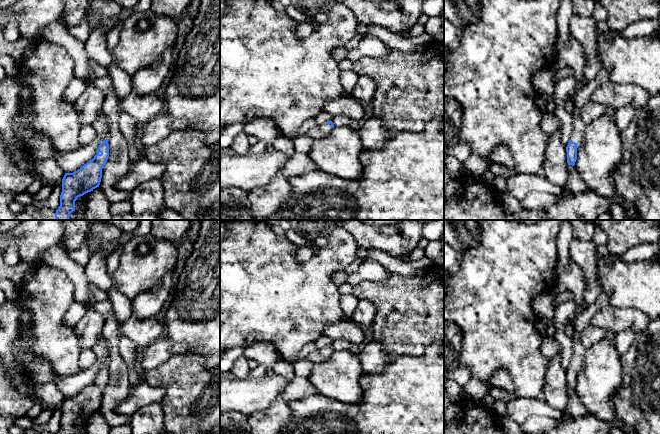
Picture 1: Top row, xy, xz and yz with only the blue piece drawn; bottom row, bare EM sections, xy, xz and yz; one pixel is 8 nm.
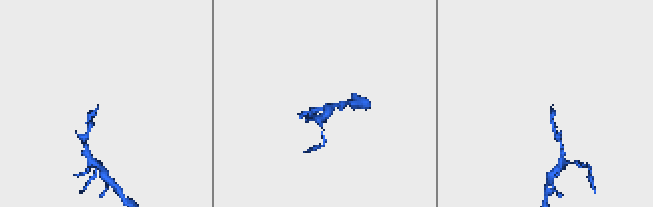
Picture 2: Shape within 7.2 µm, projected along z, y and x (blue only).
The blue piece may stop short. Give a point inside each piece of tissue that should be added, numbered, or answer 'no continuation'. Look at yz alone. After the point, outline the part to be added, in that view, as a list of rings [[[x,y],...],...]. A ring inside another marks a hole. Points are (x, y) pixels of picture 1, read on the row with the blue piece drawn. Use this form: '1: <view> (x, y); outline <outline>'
1: yz (584, 95); outline [[[600,69],[597,76],[585,84],[574,98],[575,108],[571,114],[573,117],[573,130],[571,133],[571,142],[575,142],[578,146],[581,145],[584,139],[586,123],[582,120],[580,115],[581,108],[589,101],[591,101],[591,94],[603,83],[609,81],[609,74],[605,69]]]

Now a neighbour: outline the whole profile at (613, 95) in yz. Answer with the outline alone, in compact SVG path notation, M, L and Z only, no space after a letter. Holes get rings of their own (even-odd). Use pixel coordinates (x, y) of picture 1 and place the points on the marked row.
M607 81L593 91L591 101L603 104L612 111L626 105L631 105L635 110L638 110L646 105L649 96L639 86Z

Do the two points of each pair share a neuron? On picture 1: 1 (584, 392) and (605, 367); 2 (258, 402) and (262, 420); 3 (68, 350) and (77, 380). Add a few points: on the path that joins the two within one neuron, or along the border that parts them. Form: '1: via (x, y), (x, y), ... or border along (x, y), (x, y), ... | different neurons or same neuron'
1: via (590, 386), (602, 373) | same neuron
2: border along (278, 396), (270, 405), (256, 410), (248, 416) | different neurons
3: border along (81, 370), (69, 375), (57, 376) | different neurons

